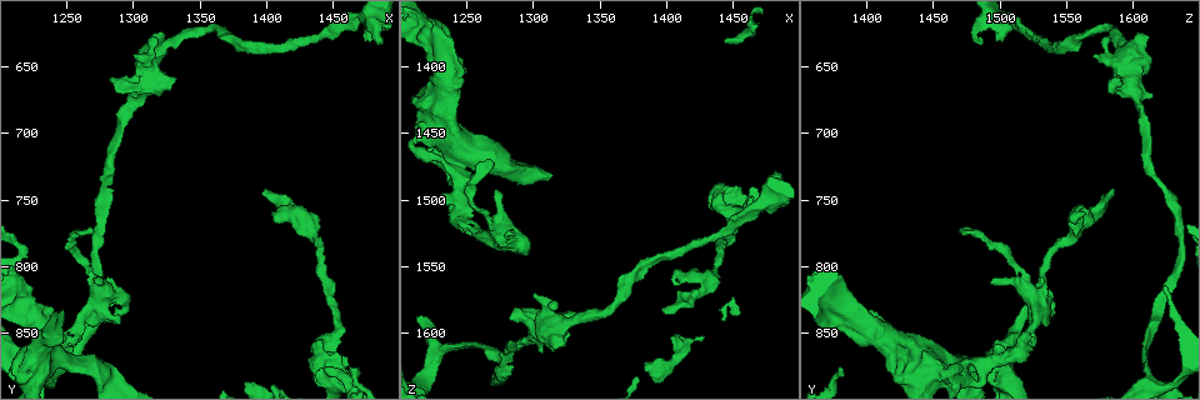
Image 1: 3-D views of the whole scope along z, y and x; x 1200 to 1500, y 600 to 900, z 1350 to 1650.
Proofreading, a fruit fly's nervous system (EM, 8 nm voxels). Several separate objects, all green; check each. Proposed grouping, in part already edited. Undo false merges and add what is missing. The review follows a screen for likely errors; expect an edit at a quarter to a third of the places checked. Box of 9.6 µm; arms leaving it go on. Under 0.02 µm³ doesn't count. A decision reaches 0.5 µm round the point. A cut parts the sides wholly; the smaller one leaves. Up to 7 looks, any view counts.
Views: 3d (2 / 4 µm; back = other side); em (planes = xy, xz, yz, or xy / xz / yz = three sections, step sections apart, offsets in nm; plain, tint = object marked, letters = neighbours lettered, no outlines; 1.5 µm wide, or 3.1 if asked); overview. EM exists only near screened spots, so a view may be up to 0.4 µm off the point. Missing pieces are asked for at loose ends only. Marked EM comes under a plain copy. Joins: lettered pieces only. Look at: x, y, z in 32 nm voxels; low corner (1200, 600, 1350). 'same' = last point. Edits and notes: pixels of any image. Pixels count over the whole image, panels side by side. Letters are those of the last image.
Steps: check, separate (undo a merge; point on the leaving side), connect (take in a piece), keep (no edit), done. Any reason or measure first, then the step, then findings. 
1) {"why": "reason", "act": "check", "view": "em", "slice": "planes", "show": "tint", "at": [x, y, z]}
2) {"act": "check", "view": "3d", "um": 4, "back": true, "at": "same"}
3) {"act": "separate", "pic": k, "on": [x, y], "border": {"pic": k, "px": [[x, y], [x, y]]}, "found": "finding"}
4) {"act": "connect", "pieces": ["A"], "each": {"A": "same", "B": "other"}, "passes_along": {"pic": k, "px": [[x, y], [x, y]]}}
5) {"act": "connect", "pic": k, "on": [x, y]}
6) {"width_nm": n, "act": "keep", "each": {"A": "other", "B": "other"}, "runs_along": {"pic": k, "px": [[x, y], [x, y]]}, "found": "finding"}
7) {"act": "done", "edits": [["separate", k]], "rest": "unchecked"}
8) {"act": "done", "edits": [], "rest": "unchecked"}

{"why": "free end", "act": "check", "view": "em", "slice": "xy", "step": 8, "show": "tint", "at": [1290, 668, 1584]}

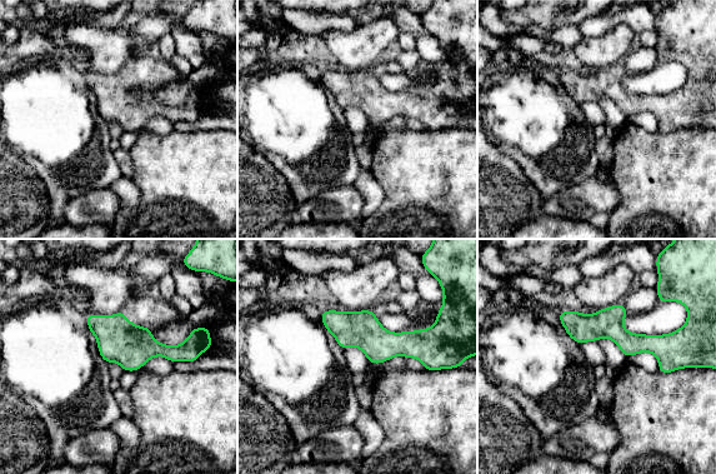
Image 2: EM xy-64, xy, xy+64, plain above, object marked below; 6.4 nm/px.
{"why": "cut it another way", "act": "check", "view": "em", "slice": "planes", "show": "letters", "at": "same"}

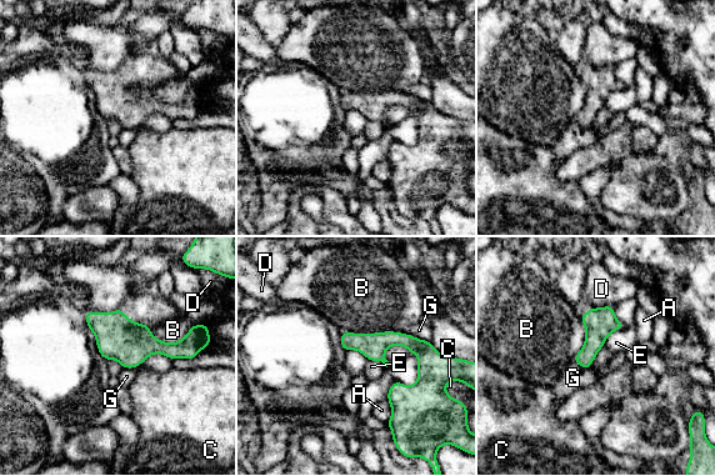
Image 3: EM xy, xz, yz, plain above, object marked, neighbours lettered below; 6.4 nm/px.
{"act": "keep", "each": {"A": "other", "B": "other", "C": "other", "D": "other", "E": "other", "G": "other"}, "runs_along": {"pic": 3, "px": [[343, 339], [408, 340], [431, 352]]}, "found": "none of them fits"}

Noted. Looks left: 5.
{"why": "stops while still wide", "act": "check", "view": "em", "slice": "planes", "show": "letters", "at": [1320, 626, 1610]}

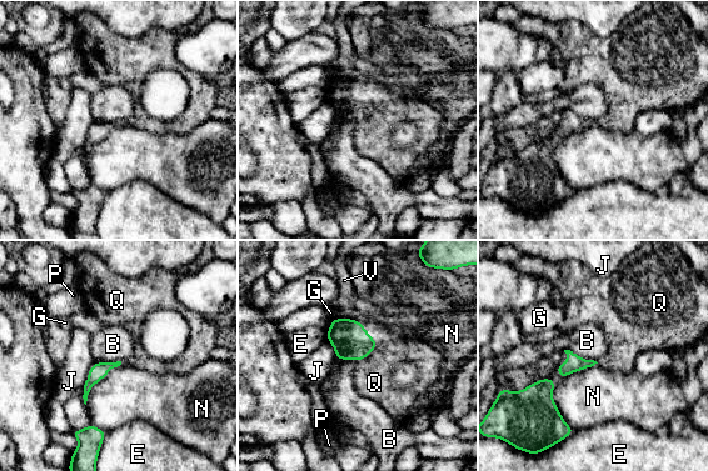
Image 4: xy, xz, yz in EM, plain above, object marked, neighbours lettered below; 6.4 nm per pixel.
{"act": "connect", "pieces": ["Q"], "each": {"B": "other", "E": "other", "G": "other", "J": "other", "N": "other", "P": "other", "Q": "same", "V": "other"}, "passes_along": {"pic": 4, "px": [[350, 340], [373, 350], [374, 382]]}, "found": "it goes on there"}

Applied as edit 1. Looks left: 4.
{"why": "sudden change in width", "act": "check", "view": "em", "slice": "planes", "show": "letters", "at": [1244, 858, 1516]}

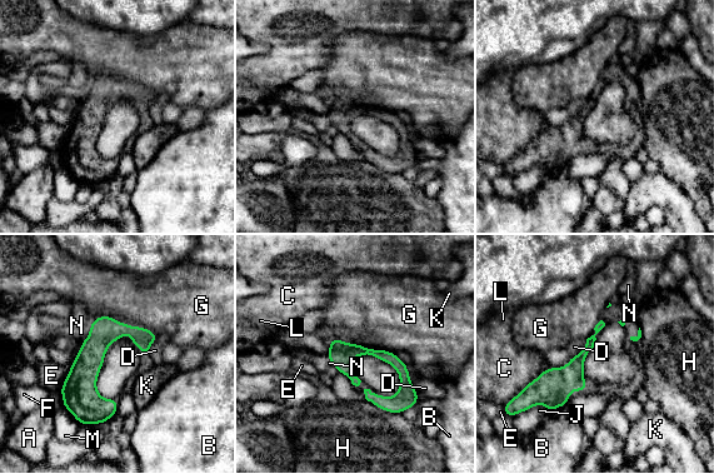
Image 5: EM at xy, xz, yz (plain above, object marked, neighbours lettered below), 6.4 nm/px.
{"act": "keep", "each": {"A": "other", "B": "other", "C": "other", "D": "other", "E": "other", "F": "other", "G": "other", "H": "other", "J": "other", "K": "other", "L": "other", "M": "other", "N": "other"}, "runs_along": {"pic": 5, "px": [[151, 335], [114, 330], [91, 353], [90, 422]]}, "found": "all the same cell"}

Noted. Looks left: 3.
{"act": "done", "edits": [["connect", 4]], "rest": "unchecked"}

